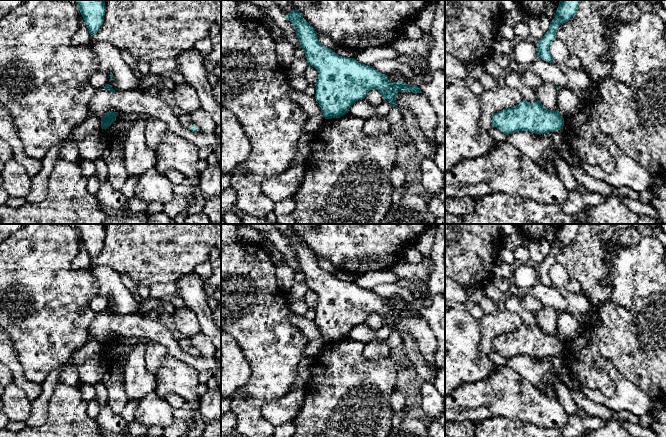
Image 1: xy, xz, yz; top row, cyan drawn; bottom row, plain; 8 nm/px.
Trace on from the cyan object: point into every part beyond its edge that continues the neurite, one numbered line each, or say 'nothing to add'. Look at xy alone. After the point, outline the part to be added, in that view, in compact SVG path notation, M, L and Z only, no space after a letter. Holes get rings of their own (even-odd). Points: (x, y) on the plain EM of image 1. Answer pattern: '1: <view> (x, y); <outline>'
1: xy (185, 344); M183 337L178 343L181 350L184 352L190 352L193 349L190 338L188 337Z

